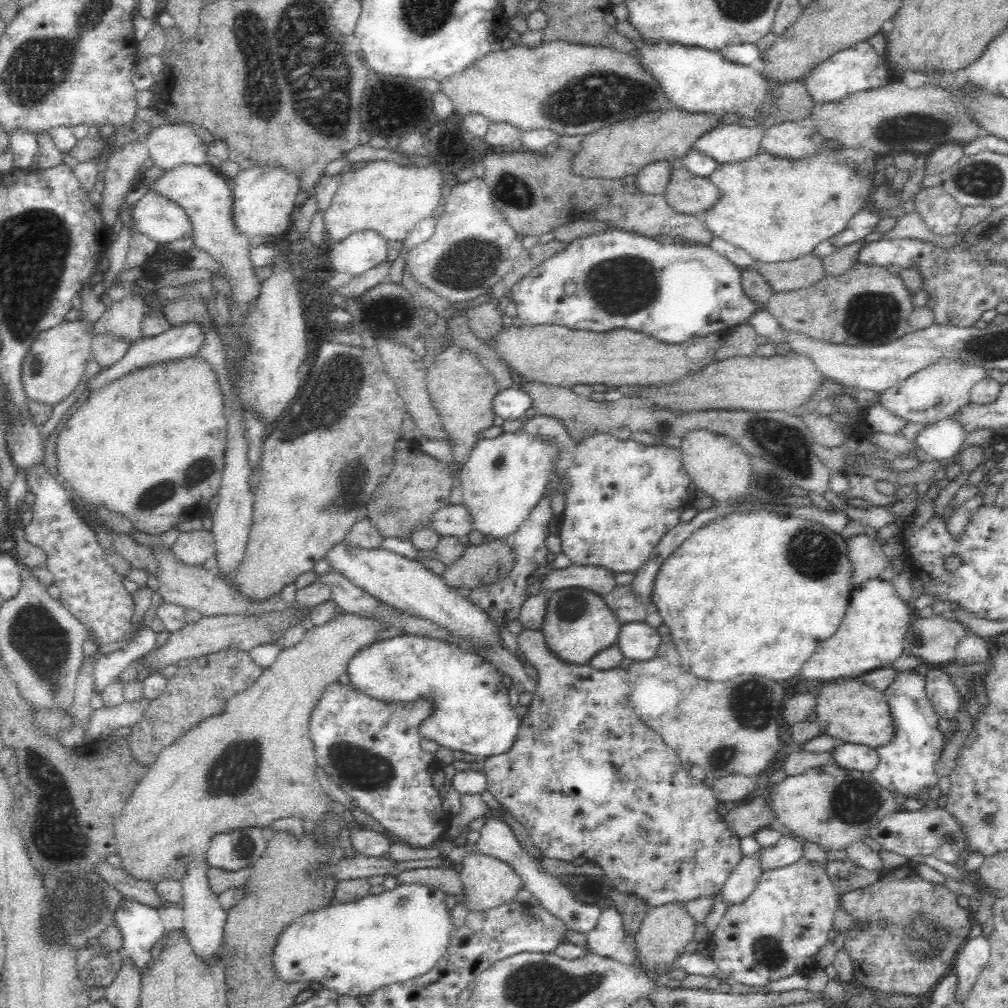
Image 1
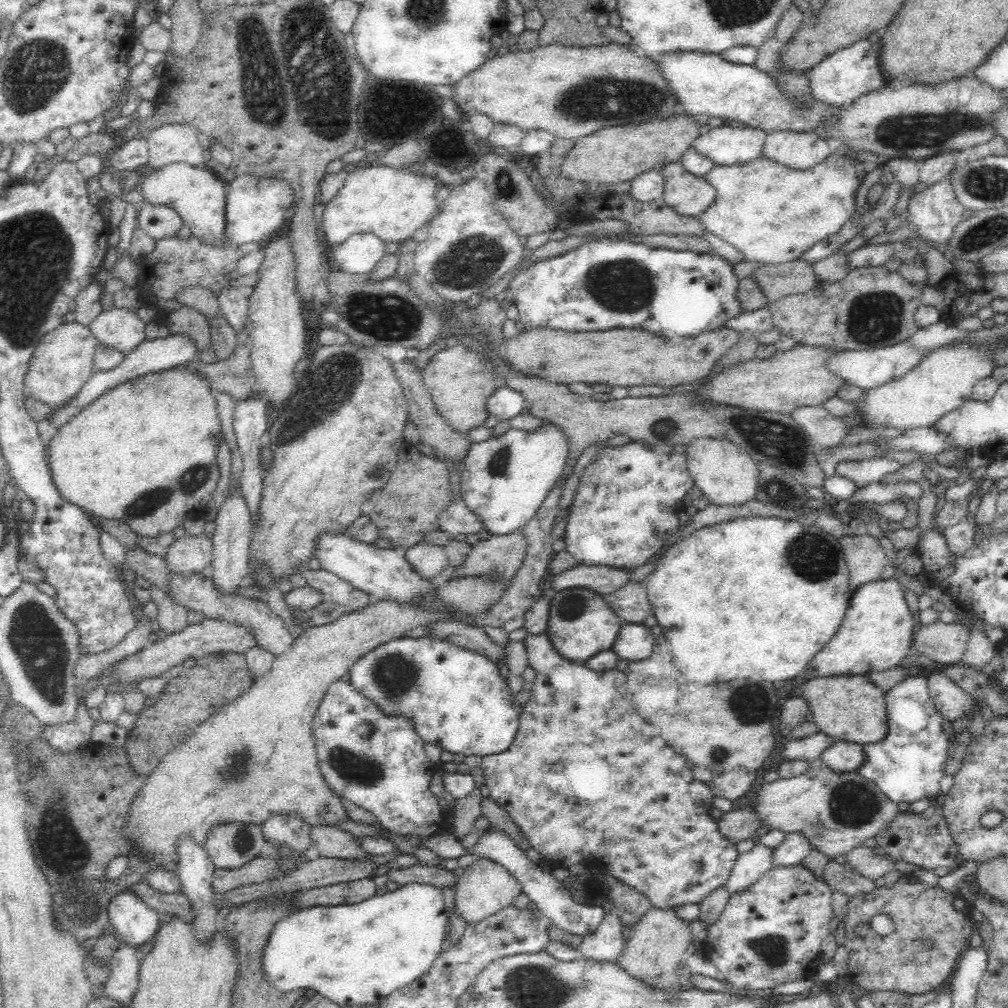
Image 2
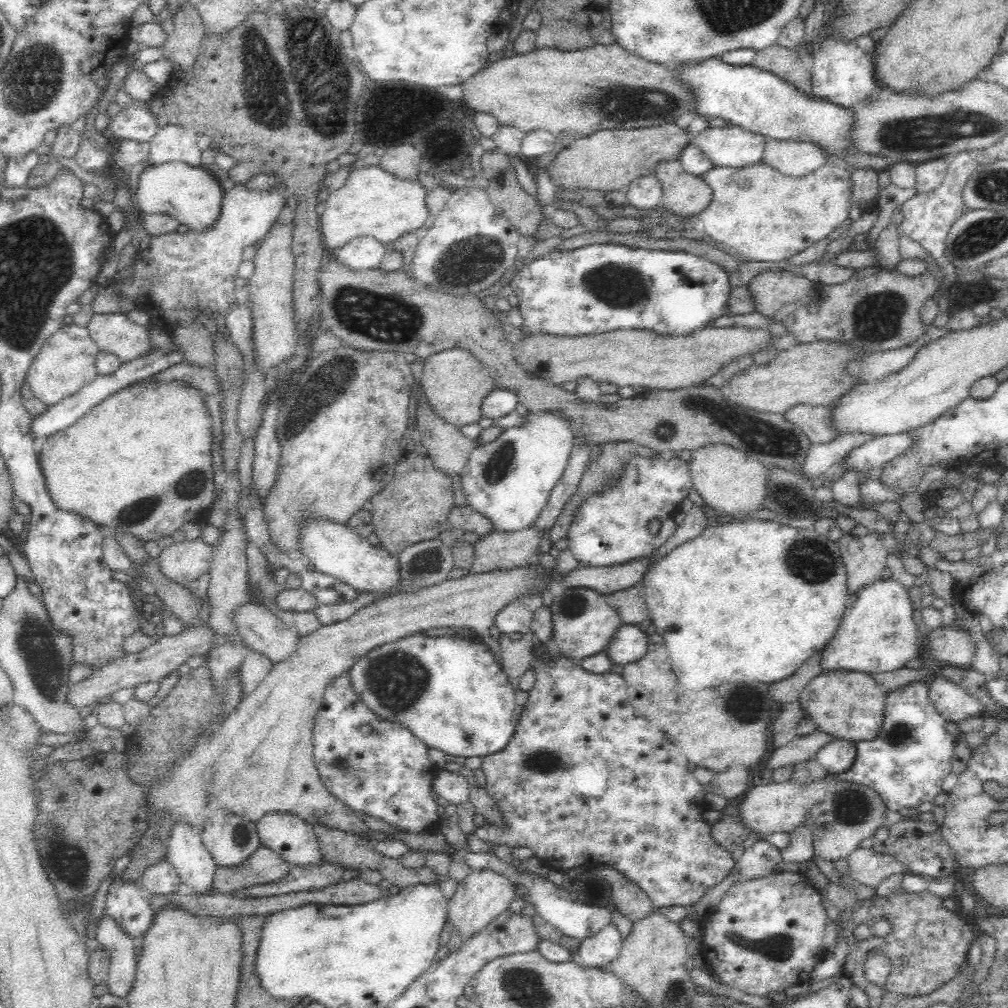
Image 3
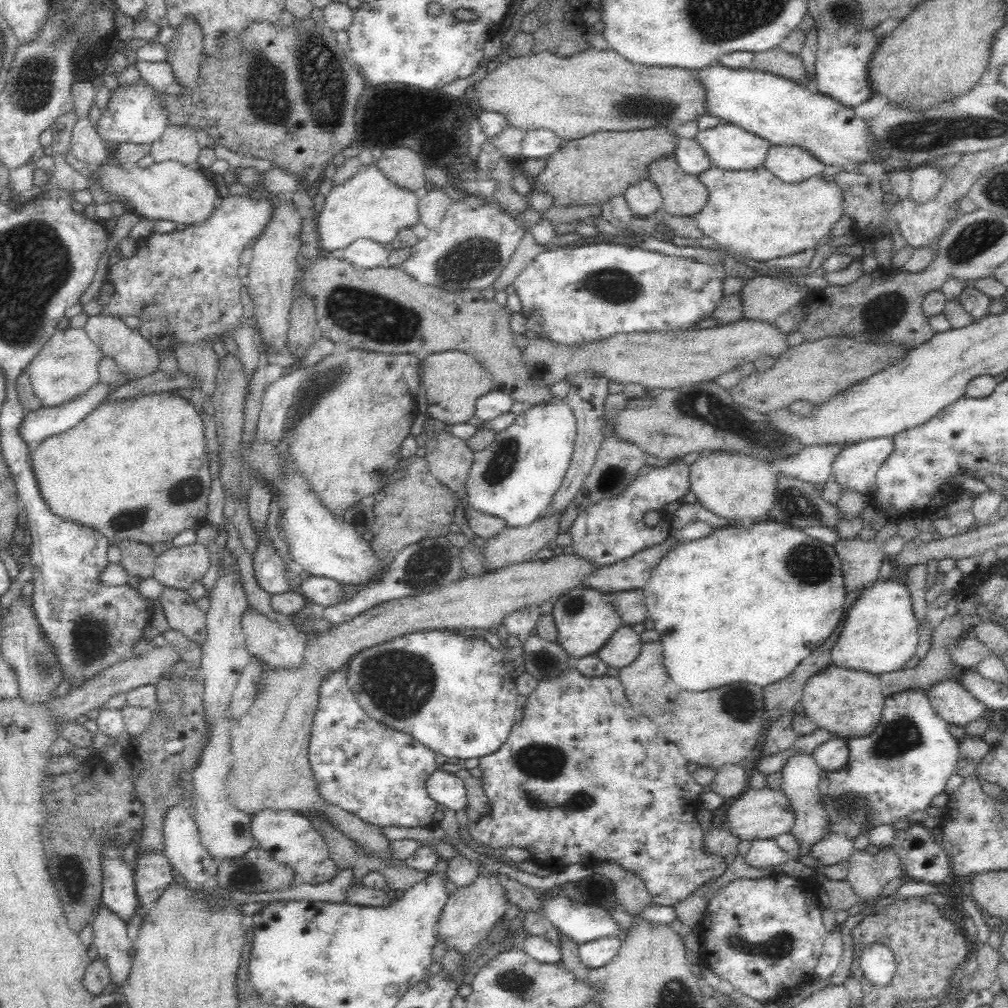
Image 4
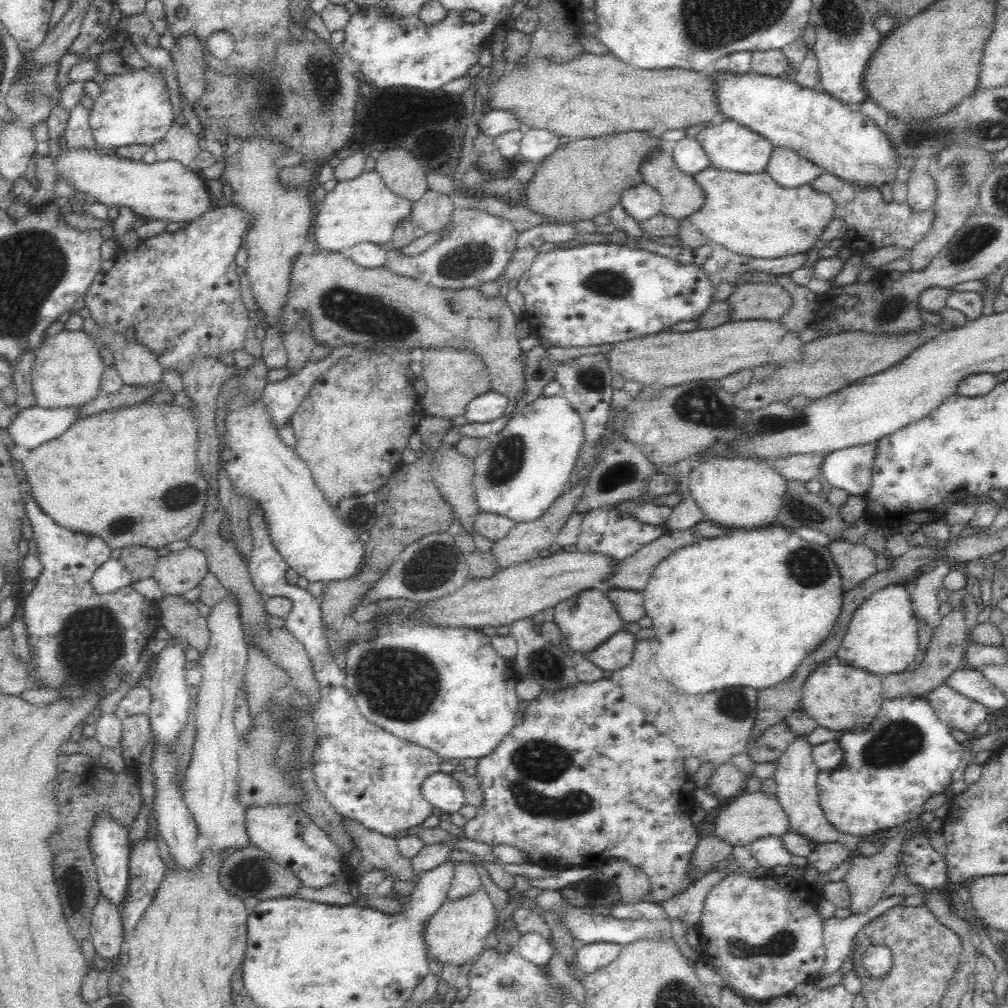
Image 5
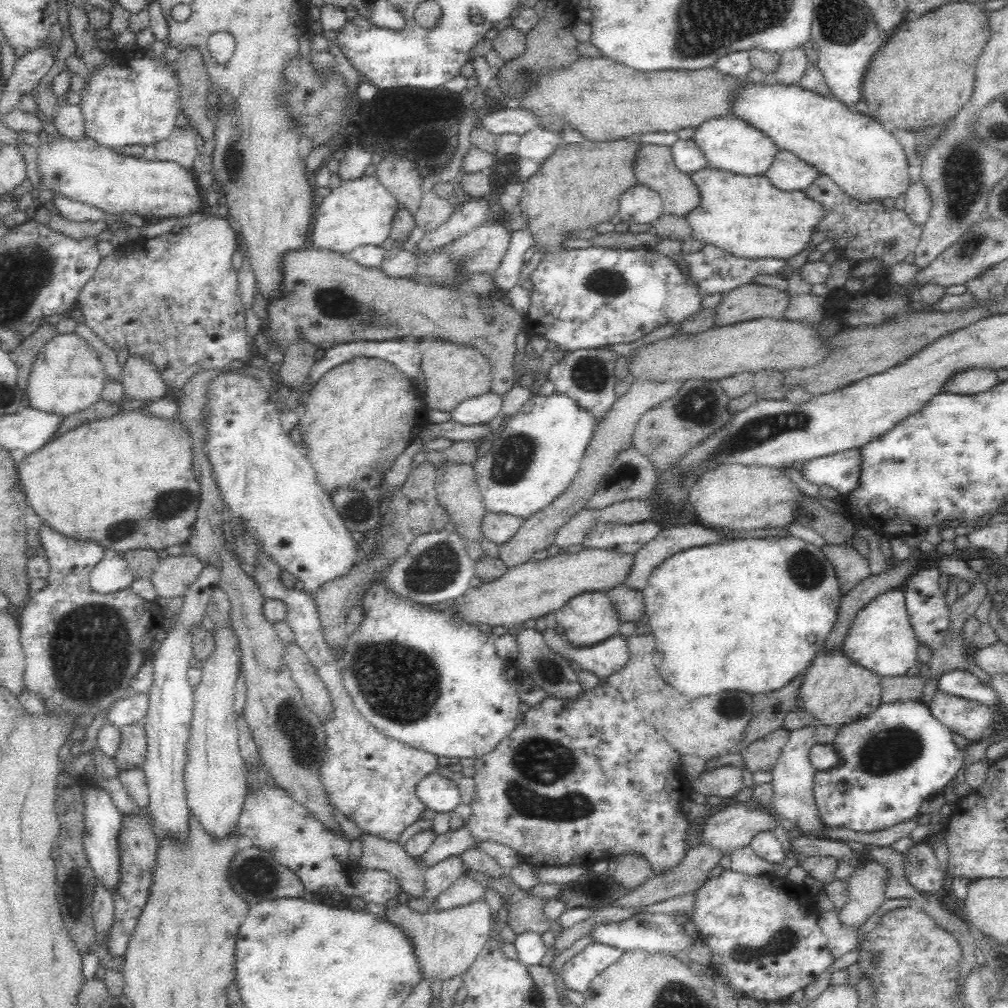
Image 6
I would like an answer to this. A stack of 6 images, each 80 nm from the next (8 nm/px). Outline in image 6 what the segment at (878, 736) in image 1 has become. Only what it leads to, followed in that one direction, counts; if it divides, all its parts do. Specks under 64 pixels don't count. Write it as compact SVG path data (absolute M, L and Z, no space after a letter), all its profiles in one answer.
M843 647L818 654L805 670L799 695L804 704L802 708L815 717L818 722L828 726L840 726L864 719L870 712L881 706L881 677L863 668L846 657Z

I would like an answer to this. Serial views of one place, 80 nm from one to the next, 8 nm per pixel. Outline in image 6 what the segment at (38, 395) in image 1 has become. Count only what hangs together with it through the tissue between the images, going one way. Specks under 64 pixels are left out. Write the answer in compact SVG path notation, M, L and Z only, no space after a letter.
M76 333L55 334L34 358L28 386L28 405L62 417L88 408L101 399L107 381L94 347Z

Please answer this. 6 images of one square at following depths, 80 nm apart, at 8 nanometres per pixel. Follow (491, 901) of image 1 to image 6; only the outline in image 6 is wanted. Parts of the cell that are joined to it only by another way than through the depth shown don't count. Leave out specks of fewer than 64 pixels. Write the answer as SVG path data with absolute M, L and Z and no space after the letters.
M484 899L446 910L429 910L426 914L413 911L408 904L394 902L386 904L386 914L387 919L408 936L418 959L418 969L422 971L422 981L426 979L430 984L462 976L485 947L493 922L490 906Z

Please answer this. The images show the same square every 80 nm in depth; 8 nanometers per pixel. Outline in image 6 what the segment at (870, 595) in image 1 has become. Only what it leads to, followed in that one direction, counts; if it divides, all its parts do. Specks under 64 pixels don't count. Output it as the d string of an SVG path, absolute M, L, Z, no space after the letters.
M899 587L875 596L855 616L848 636L844 639L846 657L879 677L906 675L917 657L918 639L908 620L904 593Z

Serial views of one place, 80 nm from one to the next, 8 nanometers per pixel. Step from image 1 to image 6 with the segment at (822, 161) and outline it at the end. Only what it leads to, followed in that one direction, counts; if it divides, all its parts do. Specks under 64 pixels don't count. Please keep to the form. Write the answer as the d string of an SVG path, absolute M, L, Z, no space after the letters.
M708 166L690 176L701 196L700 205L685 216L694 237L702 240L705 245L712 244L739 258L785 260L796 256L807 248L814 228L823 218L823 207L818 202L809 200L804 191L782 192L774 188L765 175L743 176Z

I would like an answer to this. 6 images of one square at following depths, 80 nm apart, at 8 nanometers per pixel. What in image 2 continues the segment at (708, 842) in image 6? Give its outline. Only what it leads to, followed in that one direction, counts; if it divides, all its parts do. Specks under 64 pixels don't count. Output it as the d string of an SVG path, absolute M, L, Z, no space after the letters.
M826 766L818 774L808 769L792 778L768 778L756 792L751 809L761 825L785 833L801 832L814 850L829 858L862 845L899 815L898 806L874 783L856 771L837 773Z

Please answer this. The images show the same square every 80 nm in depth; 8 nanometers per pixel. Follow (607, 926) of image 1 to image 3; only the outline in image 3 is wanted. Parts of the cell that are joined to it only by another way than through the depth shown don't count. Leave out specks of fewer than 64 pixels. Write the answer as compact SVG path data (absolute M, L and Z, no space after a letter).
M612 923L586 940L582 940L576 950L578 962L584 967L602 967L614 960L623 941Z

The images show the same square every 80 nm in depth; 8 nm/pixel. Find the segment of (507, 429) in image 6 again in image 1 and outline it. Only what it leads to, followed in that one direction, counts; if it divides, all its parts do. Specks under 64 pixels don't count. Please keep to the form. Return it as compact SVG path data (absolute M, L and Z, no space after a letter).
M521 430L503 432L493 439L478 438L470 457L460 466L462 504L473 520L473 530L505 538L513 534L544 498L546 485L552 480L554 463L560 451L549 440Z

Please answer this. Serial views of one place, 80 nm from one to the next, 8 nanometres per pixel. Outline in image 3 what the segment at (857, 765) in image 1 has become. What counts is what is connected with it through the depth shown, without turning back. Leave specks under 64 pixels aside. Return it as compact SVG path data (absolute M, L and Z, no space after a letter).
M833 739L815 754L815 759L822 768L829 772L846 772L856 756L854 741Z

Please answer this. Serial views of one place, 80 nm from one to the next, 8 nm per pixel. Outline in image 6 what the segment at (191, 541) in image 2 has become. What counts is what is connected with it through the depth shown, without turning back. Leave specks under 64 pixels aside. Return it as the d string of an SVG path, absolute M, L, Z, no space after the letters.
M196 555L167 556L159 559L158 566L149 576L156 596L171 600L175 596L183 596L197 576L202 572L203 561Z

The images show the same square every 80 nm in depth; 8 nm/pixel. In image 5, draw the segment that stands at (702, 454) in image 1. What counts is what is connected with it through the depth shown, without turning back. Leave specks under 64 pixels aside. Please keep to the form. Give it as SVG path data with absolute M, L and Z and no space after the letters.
M718 458L692 467L689 488L696 506L703 512L704 520L718 526L758 528L776 524L787 493L786 478L767 462L742 458Z

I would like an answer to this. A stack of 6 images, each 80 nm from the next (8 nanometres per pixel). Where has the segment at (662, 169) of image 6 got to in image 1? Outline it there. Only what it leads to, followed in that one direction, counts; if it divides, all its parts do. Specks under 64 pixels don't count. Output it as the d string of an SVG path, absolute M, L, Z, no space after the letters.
M672 167L666 191L667 204L681 214L702 216L717 204L719 191L707 177L691 174L686 167Z

